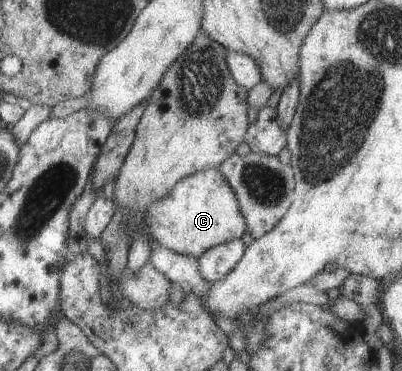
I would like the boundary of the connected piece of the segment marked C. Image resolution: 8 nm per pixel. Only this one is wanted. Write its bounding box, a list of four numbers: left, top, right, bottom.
[145,169,246,259]

